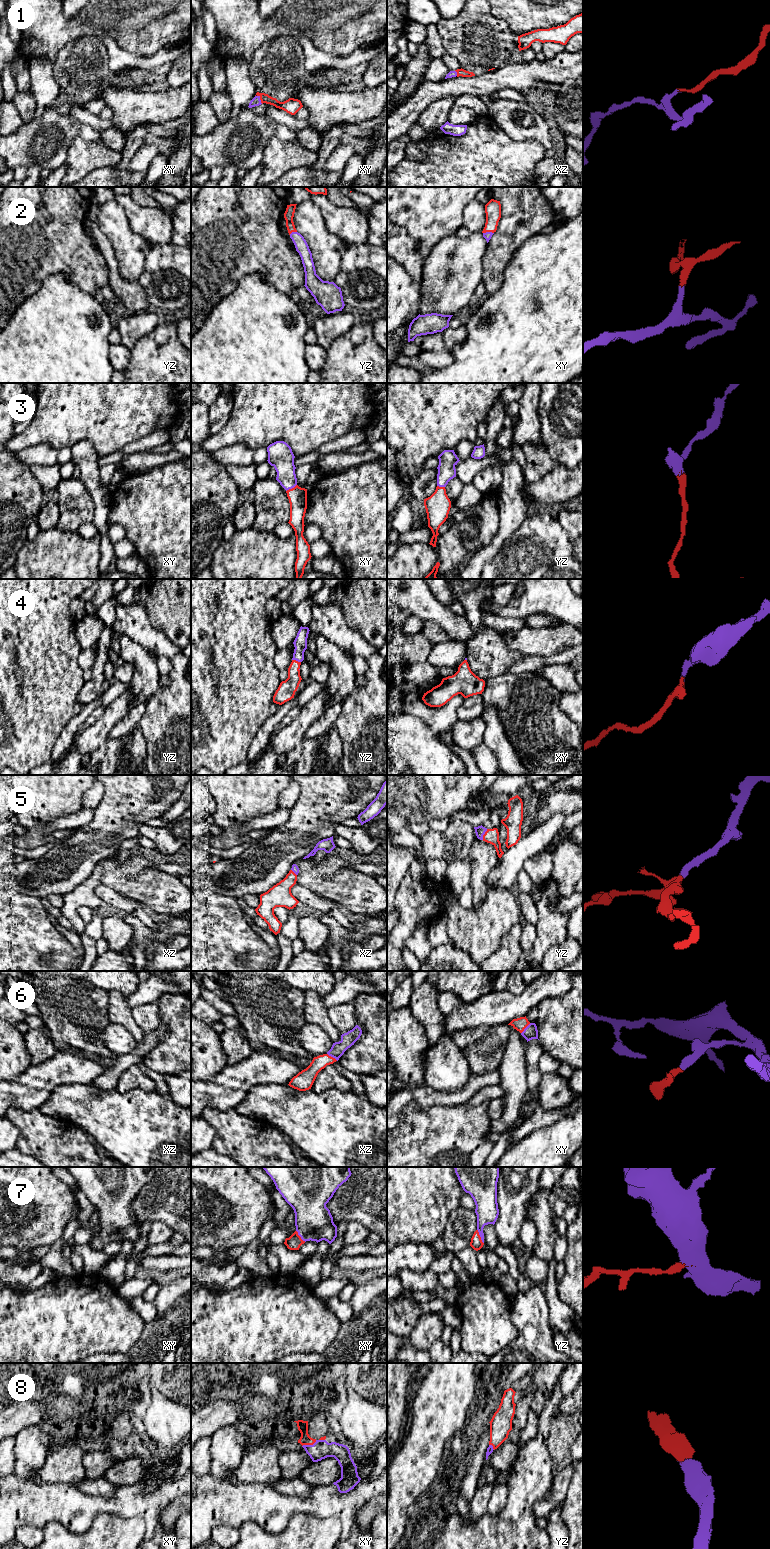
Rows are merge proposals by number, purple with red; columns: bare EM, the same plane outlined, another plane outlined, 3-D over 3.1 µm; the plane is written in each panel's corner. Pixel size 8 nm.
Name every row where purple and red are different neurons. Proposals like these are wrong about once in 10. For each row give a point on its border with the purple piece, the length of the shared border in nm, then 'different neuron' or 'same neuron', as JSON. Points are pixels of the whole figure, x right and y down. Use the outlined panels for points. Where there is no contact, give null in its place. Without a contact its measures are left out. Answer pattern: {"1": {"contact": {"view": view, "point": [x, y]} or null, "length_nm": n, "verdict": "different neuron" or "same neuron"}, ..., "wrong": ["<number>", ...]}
{"1": {"contact": {"view": "xy", "point": [259, 99]}, "length_nm": 80, "verdict": "same neuron"}, "2": {"contact": {"view": "xy", "point": [488, 232]}, "length_nm": 90, "verdict": "same neuron"}, "3": {"contact": {"view": "xy", "point": [291, 488]}, "length_nm": 110, "verdict": "same neuron"}, "4": {"contact": {"view": "yz", "point": [296, 660]}, "length_nm": 80, "verdict": "same neuron"}, "5": {"contact": {"view": "yz", "point": [484, 833]}, "length_nm": 100, "verdict": "same neuron"}, "6": {"contact": {"view": "xz", "point": [332, 1056]}, "length_nm": 110, "verdict": "same neuron"}, "7": {"contact": {"view": "yz", "point": [480, 1236]}, "length_nm": 130, "verdict": "same neuron"}, "8": {"contact": {"view": "xy", "point": [309, 1445]}, "length_nm": 130, "verdict": "same neuron"}, "wrong": []}

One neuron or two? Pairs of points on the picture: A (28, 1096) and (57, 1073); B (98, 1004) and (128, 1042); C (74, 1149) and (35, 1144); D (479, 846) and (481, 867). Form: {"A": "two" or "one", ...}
{"A": "one", "B": "two", "C": "one", "D": "one"}

